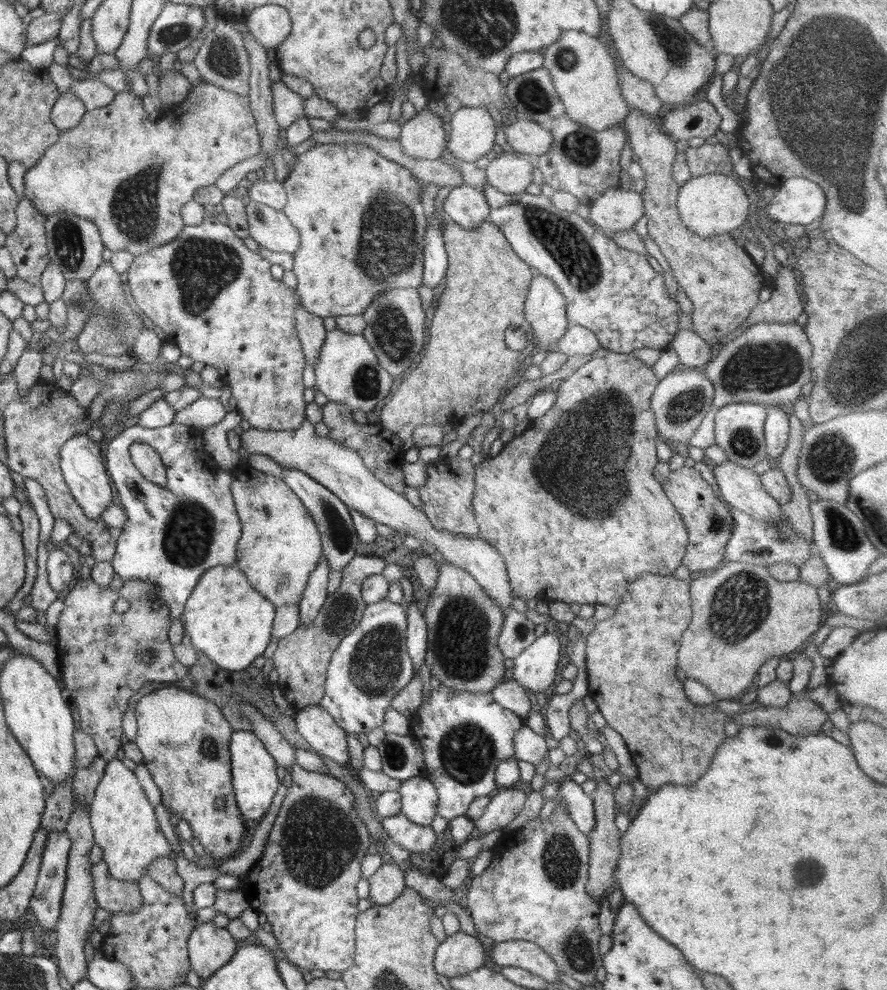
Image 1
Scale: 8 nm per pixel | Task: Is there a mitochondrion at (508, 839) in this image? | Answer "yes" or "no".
no

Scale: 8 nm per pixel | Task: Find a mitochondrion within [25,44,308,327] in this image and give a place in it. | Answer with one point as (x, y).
(202, 267)

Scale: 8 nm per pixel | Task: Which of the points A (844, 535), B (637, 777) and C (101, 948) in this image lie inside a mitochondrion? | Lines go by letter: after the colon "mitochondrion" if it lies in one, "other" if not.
A: mitochondrion
B: other
C: other

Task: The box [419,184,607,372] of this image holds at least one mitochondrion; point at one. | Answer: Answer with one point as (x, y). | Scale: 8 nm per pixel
(562, 239)

